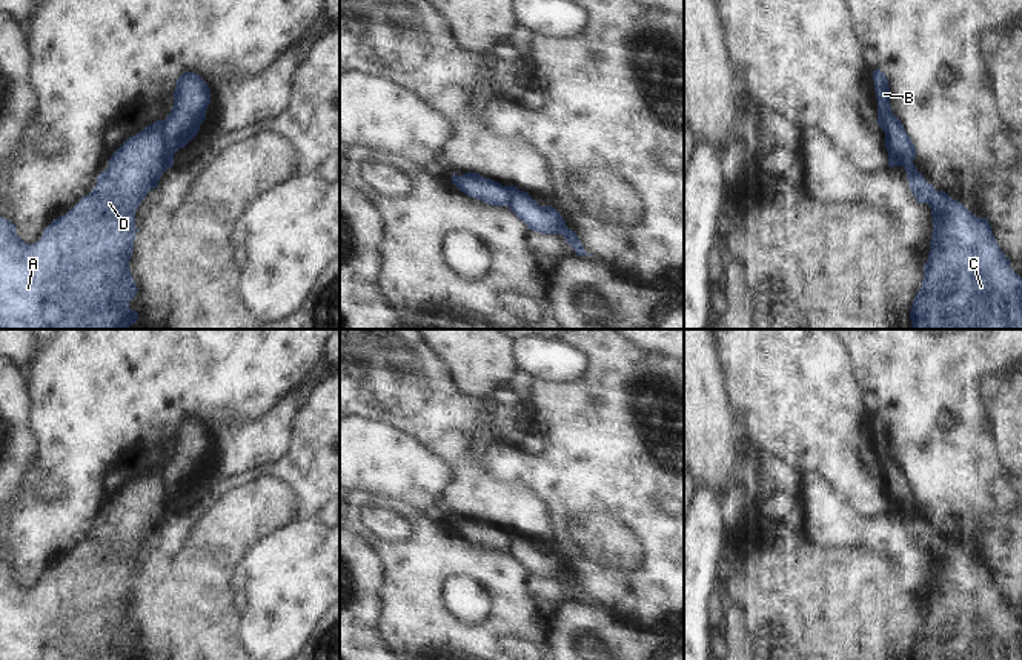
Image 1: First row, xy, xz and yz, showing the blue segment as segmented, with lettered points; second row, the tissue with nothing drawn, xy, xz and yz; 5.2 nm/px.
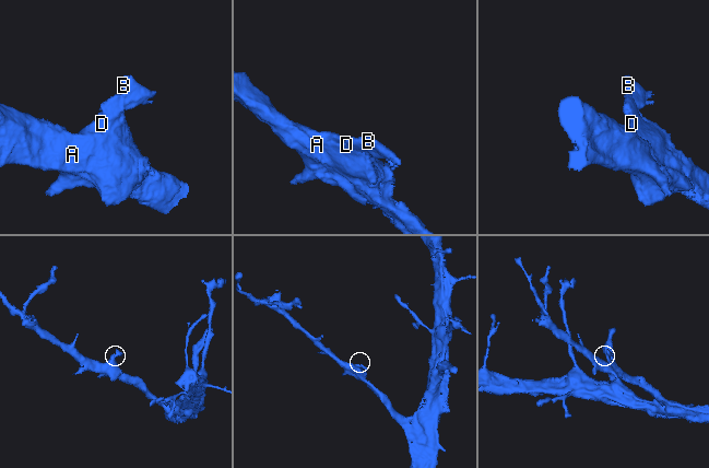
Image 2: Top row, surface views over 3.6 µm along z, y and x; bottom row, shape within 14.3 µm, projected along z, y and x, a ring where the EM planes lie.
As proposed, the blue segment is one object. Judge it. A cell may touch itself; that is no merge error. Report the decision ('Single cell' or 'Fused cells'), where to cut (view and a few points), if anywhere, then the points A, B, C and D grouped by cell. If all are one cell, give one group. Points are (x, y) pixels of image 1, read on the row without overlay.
Fused cells. Split along xy (162, 466), (162, 476), (174, 497). Groups: A C D / B.

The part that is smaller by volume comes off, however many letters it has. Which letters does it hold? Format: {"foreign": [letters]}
{"foreign": ["B"]}

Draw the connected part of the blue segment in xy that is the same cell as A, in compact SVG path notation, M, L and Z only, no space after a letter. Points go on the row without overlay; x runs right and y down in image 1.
M163 465L129 482L108 508L95 532L55 563L37 588L26 589L15 569L0 562L0 660L138 660L129 652L138 635L129 614L140 575L135 555L174 509Z

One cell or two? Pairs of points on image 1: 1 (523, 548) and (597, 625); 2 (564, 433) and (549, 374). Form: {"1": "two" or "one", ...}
{"1": "one", "2": "two"}

